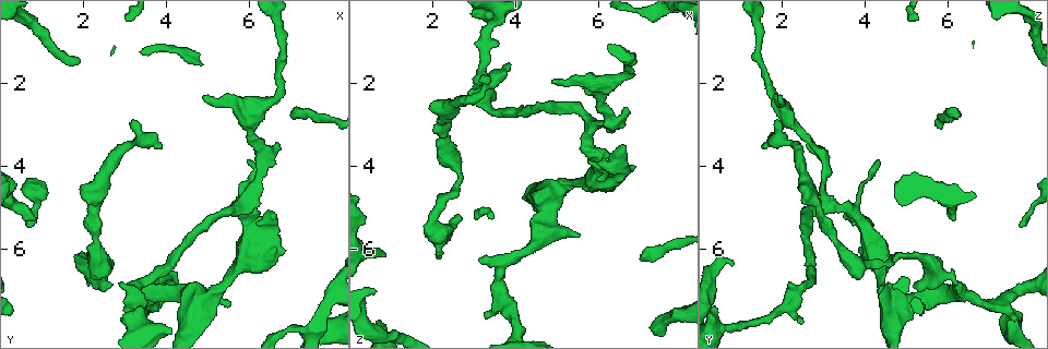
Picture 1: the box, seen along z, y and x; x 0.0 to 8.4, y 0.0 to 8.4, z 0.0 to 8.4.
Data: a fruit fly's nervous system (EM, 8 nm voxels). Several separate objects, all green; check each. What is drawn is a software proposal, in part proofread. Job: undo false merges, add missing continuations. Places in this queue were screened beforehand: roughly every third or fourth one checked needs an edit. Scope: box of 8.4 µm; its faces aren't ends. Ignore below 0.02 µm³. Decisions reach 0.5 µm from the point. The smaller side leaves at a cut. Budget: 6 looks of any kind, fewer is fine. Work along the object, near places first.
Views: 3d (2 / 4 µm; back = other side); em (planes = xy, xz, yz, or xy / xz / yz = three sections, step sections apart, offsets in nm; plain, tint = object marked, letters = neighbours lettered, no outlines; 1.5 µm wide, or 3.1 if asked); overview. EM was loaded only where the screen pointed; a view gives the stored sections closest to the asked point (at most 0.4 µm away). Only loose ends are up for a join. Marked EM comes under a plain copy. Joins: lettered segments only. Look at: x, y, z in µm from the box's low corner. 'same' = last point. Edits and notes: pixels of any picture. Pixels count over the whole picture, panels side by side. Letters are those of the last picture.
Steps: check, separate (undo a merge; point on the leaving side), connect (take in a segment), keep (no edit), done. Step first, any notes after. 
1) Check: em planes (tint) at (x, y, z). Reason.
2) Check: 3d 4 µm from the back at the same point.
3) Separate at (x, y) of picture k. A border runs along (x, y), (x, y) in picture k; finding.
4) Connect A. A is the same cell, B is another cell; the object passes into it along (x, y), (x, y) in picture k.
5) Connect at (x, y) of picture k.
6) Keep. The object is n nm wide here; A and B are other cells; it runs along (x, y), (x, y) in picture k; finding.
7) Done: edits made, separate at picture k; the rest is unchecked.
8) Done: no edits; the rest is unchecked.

Check: 3d 4 µm from the back at (4.90, 2.35, 2.00). An open end.

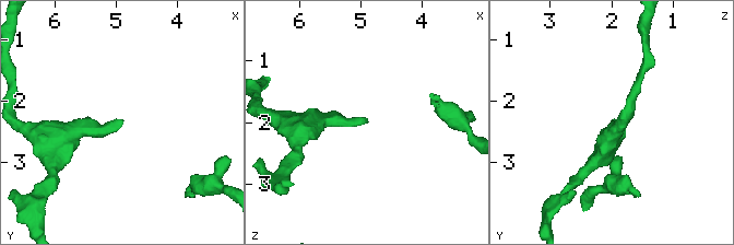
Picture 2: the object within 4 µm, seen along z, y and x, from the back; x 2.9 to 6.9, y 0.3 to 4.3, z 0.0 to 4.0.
Check: em planes (letters) at (4.85, 2.35, 2.00).

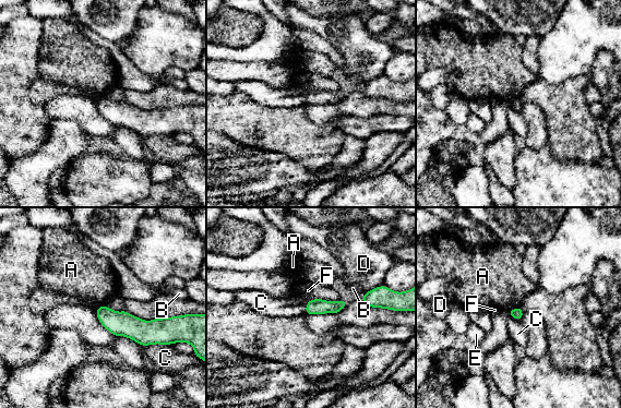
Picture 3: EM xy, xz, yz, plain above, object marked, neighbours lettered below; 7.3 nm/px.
Keep. A, B, C, D, E and F are other cells; a border runs along (95, 311), (98, 321), (115, 336) in picture 3; none of them fits.

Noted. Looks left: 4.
Check: 3d 4 µm at (2.90, 7.75, 2.50). Branch stops here.

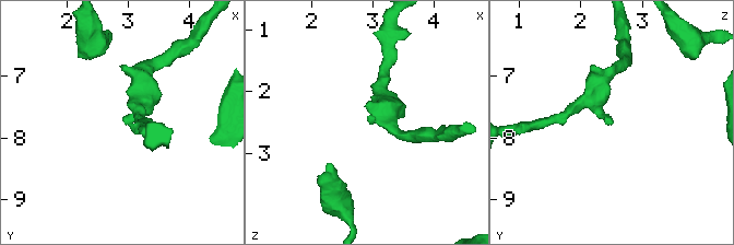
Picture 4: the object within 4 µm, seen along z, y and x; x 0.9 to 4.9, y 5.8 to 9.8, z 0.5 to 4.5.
Check: em planes (tint) at (2.90, 7.70, 2.50).

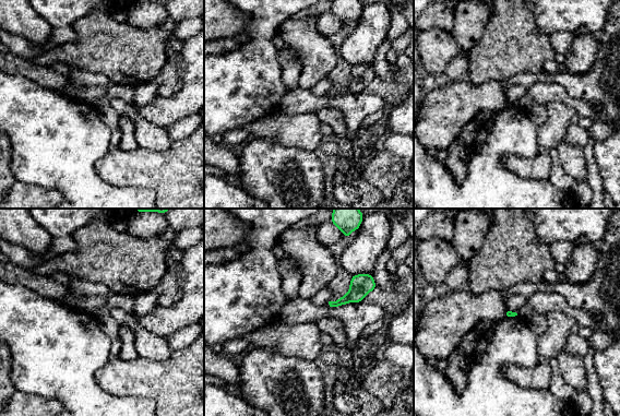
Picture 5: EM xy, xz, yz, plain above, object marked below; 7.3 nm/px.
Check: em planes (letters) at the same point. See the neighbours.

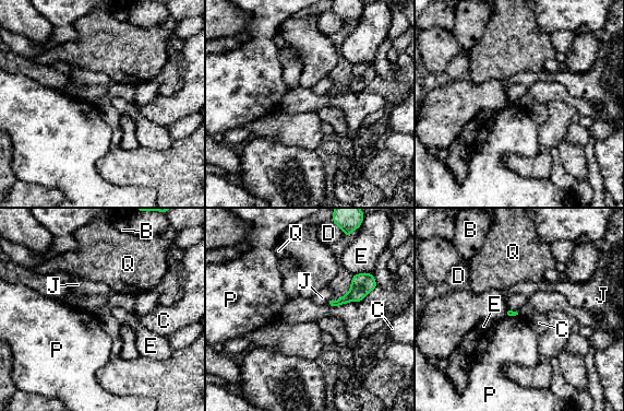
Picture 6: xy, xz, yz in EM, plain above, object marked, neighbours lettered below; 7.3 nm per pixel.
Keep. B, C, D, E, J, P and Q are other cells; a border runs along (518, 314), (505, 316) in picture 6; no lettered segment goes on from it.

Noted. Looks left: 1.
Done: no edits; the rest is unchecked.

